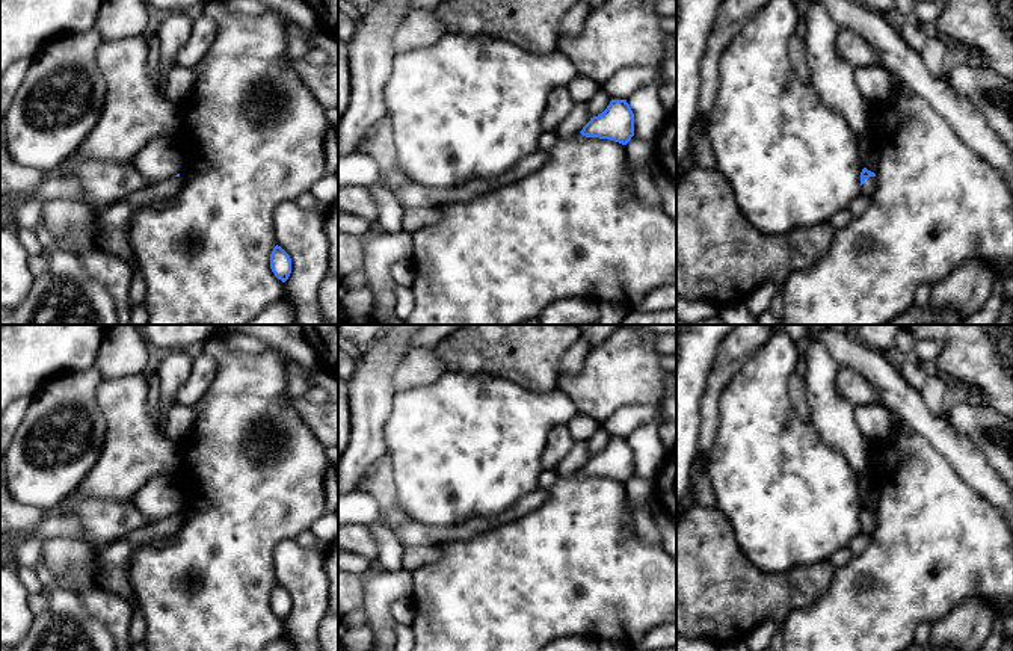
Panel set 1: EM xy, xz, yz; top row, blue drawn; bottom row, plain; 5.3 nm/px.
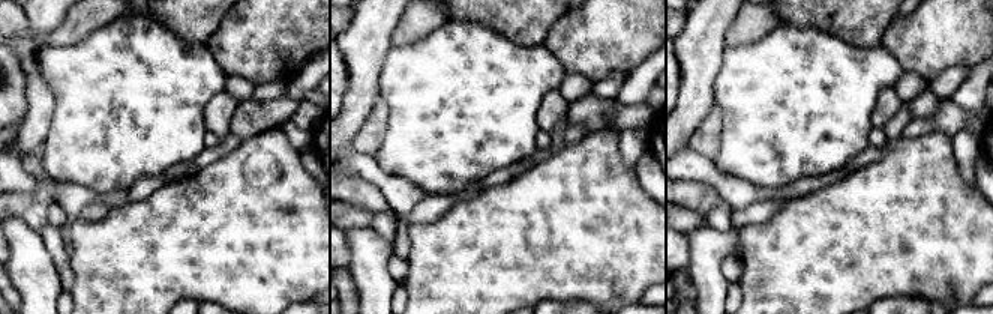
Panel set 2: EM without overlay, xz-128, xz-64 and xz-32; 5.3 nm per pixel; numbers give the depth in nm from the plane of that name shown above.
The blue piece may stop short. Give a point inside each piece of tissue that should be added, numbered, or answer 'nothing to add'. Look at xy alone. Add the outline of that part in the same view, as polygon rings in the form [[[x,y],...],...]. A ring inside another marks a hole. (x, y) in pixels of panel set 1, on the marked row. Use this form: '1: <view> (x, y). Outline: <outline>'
1: xy (165, 189). Outline: [[[172,177],[162,183],[143,187],[128,195],[124,201],[136,207],[146,207],[154,201],[172,196],[181,186],[183,180],[180,177]]]

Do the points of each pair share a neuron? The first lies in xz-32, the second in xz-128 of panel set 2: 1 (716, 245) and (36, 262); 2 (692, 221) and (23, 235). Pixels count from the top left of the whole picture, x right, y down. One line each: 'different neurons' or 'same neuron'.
1: same neuron
2: different neurons

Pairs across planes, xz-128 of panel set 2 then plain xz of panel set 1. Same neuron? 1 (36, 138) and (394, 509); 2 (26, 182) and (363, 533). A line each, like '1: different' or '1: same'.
1: same
2: same

